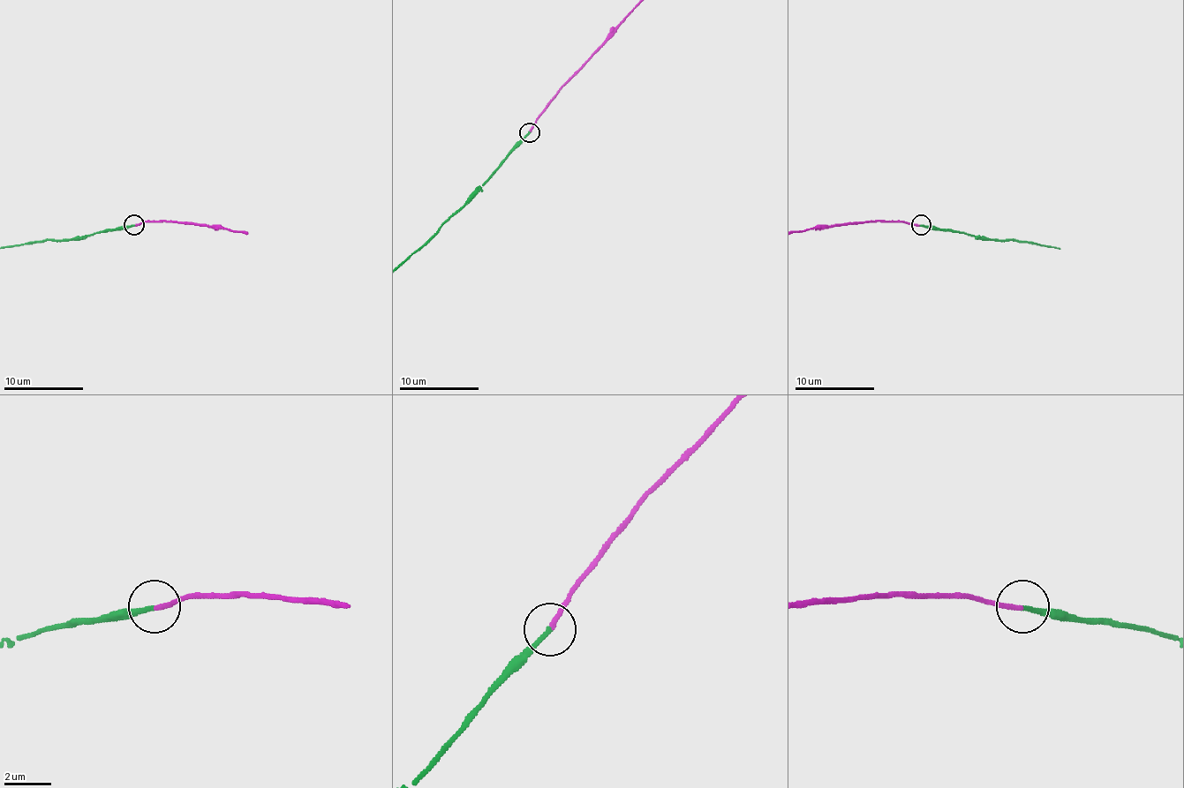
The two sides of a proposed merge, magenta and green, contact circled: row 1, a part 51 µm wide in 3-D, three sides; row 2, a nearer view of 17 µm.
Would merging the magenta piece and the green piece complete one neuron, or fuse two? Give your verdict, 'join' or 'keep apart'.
join

